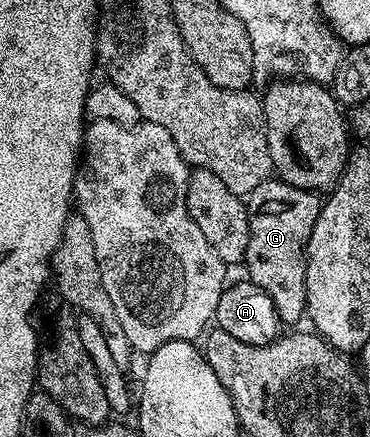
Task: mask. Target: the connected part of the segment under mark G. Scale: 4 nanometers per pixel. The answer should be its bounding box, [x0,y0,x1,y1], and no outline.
[243,179,322,327]

